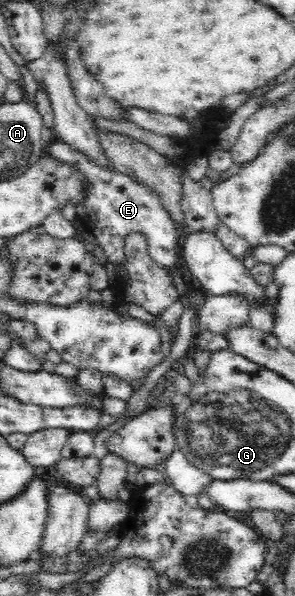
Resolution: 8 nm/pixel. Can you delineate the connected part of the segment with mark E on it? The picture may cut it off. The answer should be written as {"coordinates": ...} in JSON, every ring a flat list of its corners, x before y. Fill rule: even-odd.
{"coordinates":[[57,135,51,137,46,145,46,154,64,163,73,164,81,169,87,185,87,199,75,208,77,219,85,231,95,237,98,245,103,248,108,261,122,263,124,261,125,239,131,233,138,233,145,238,147,251,151,259,161,268,169,270,177,257,177,233,175,222,169,216,169,211,161,202,161,194,153,188,147,188,135,176,108,169,92,161,78,149,65,143]]}

